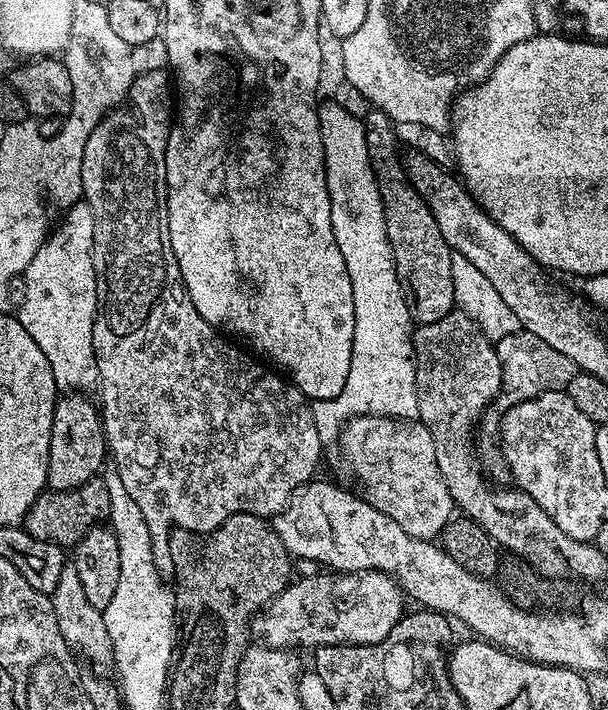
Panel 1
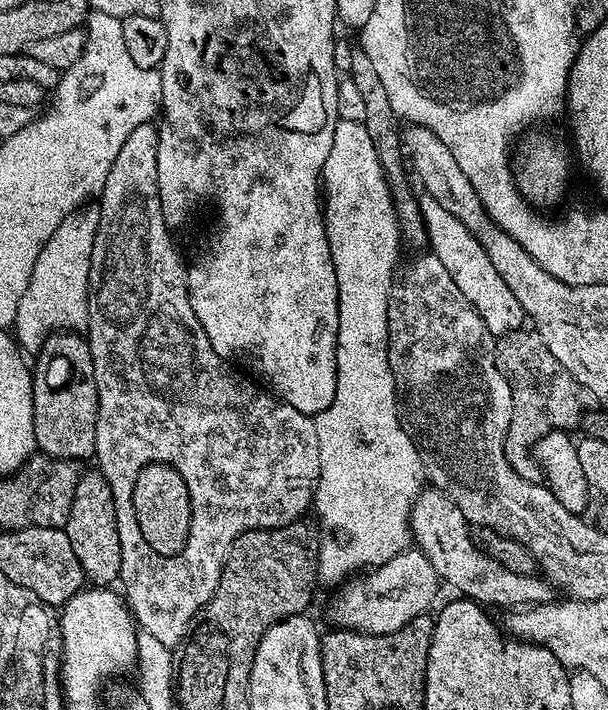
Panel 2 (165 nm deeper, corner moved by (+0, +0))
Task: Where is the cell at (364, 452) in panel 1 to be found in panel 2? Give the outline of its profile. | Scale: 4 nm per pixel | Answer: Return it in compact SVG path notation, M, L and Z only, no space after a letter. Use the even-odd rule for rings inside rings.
M431 486L425 487L412 507L412 538L415 547L430 558L434 570L441 581L457 588L461 597L474 600L481 606L497 604L503 610L516 610L521 606L533 604L551 604L554 600L553 585L539 575L519 576L494 558L490 558L476 545L473 529L462 510L445 492Z

